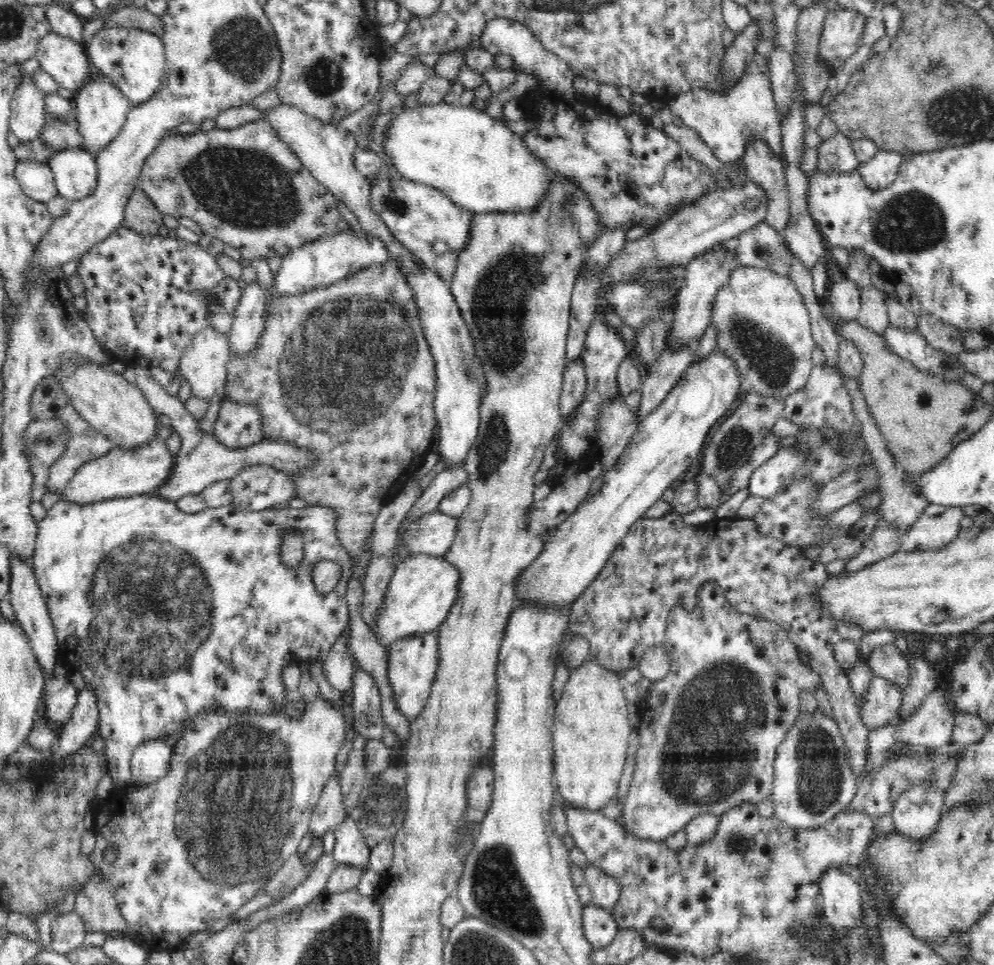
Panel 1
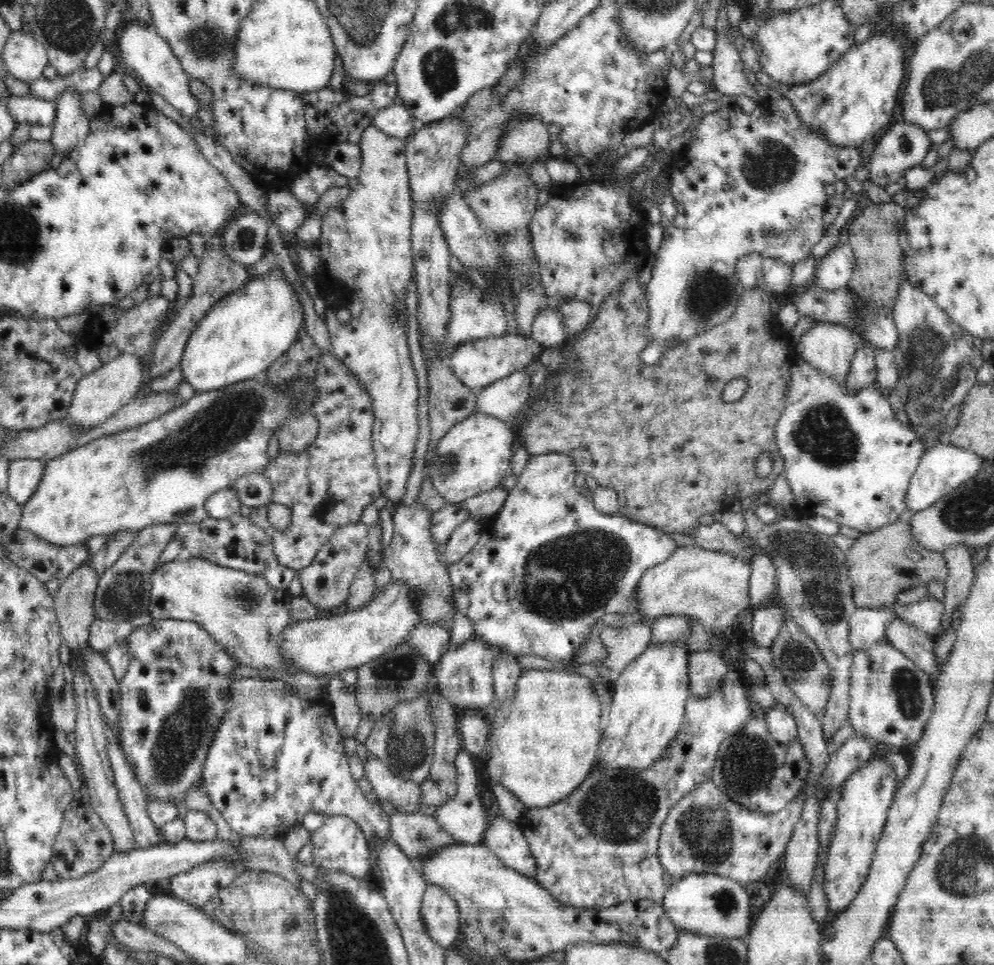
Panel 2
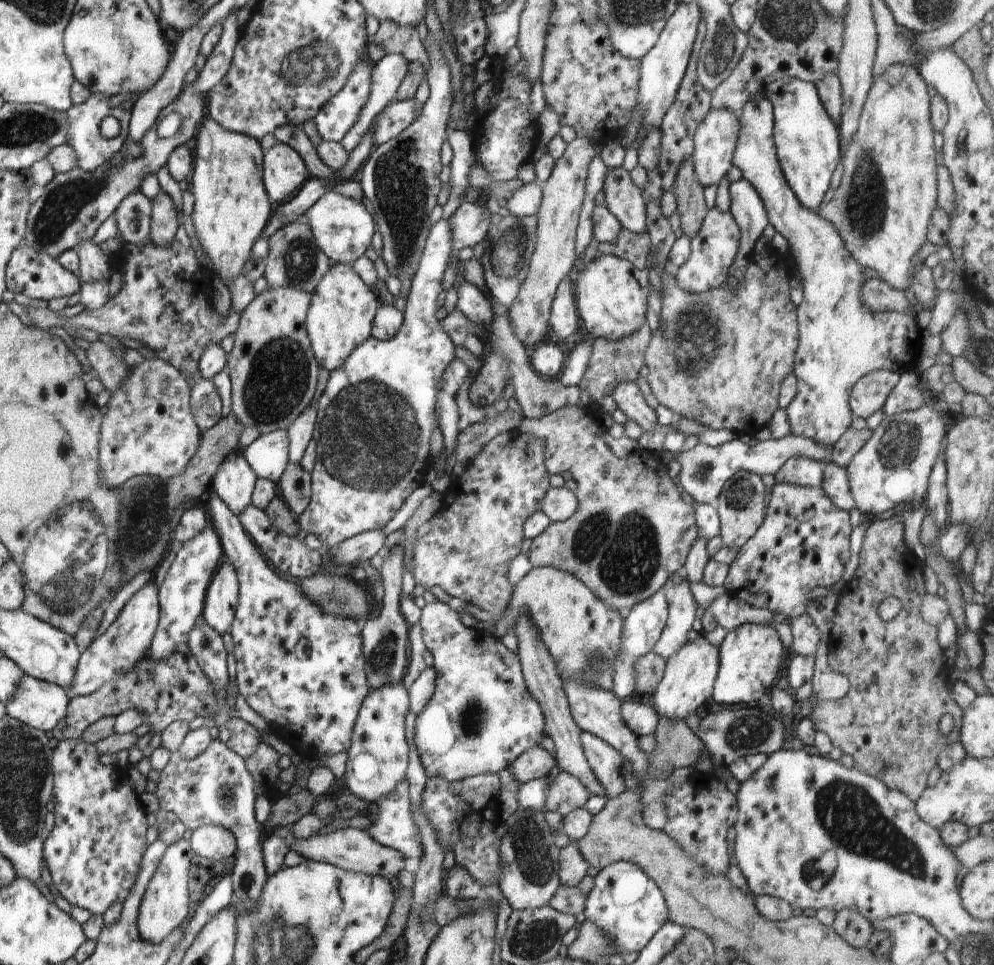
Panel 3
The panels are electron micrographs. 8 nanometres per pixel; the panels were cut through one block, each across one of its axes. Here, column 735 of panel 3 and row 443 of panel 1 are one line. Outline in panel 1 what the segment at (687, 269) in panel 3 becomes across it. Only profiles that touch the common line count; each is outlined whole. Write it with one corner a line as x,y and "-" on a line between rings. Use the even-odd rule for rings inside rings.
230,399
220,404
220,410
216,422
214,422
213,435
226,448
248,448
248,446
254,446
254,444
267,439
264,431
262,431
260,409
252,404
244,404

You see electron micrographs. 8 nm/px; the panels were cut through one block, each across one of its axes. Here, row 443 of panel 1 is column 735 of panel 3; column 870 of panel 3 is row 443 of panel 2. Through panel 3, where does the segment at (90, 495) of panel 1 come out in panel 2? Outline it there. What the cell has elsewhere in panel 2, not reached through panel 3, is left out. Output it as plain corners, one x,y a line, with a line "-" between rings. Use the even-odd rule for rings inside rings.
332,352
322,354
318,361
314,383
316,383
316,389
319,390
319,396
314,403
312,416
318,419
318,436
302,452
286,452
280,449
276,458
269,458
263,472
272,483
271,502
285,504
291,508
291,524
284,532
274,529
268,520
266,507
252,508
249,514
252,522
258,524
266,531
266,534
270,535
273,551
279,563
297,573
312,564
320,547
324,546
338,527
360,521
362,509
382,495
375,455
372,453
371,434
374,411
372,397
367,388

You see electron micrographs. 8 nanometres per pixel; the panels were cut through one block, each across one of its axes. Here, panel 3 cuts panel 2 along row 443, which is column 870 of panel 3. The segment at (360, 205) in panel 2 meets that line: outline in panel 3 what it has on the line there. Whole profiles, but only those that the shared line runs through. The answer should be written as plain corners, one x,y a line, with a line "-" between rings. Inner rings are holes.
887,370
863,374
852,387
848,400
852,416
867,419
882,409
900,376
899,371

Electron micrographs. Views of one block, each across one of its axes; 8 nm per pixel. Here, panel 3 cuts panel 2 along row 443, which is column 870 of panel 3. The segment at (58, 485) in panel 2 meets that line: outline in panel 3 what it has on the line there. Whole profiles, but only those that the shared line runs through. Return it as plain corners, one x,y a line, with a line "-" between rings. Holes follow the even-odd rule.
892,64
882,76
874,78
870,90
868,90
868,96
866,96
866,102
862,106
862,112
860,112
860,120
858,120
858,130
856,130
856,136
852,138
852,142
846,146
846,152
842,154
842,164
844,164
844,174
842,174
842,180
838,184
838,188
835,190
834,197
829,203
823,203
818,210
814,210
818,216
824,217
829,220
838,231
838,234
842,237
848,252
851,252
852,256
856,258
858,264
861,264
863,268
872,268
879,278
886,281
890,286
895,289
908,291
909,281
911,276
917,269
912,265
912,258
918,252
920,247
926,242
926,232
928,232
928,224
930,224
930,216
936,208
937,188
936,188
936,170
938,170
938,160
936,158
936,150
934,149
934,127
931,121
930,112
930,100
926,89
926,83
916,67
908,66
908,64

